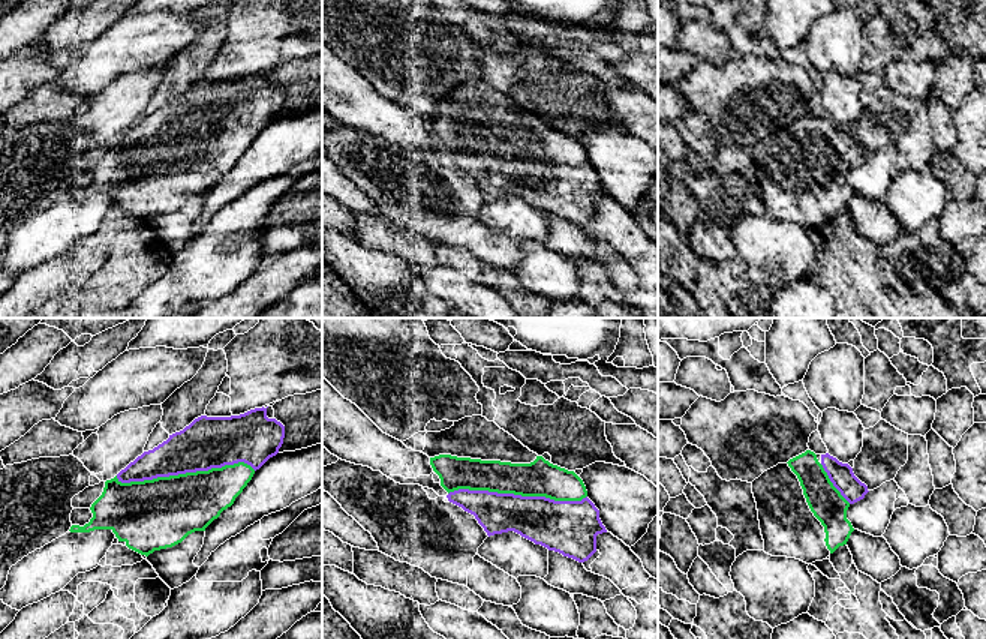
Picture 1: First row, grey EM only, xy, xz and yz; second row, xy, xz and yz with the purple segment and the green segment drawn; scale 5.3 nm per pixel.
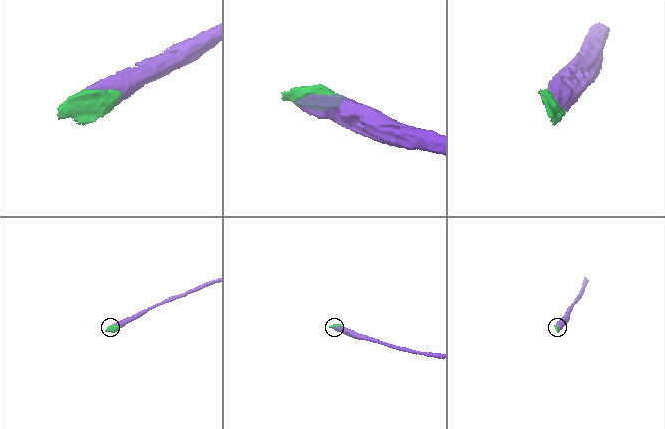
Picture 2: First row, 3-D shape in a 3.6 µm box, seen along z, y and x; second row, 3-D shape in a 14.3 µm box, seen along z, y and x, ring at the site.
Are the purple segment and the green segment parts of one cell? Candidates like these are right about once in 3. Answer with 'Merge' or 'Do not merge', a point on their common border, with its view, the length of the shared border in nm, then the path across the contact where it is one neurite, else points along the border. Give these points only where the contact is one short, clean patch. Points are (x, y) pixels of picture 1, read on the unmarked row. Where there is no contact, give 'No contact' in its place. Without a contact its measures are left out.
Merge. Touches purple at xy (185, 137). Shared border 750 nm

